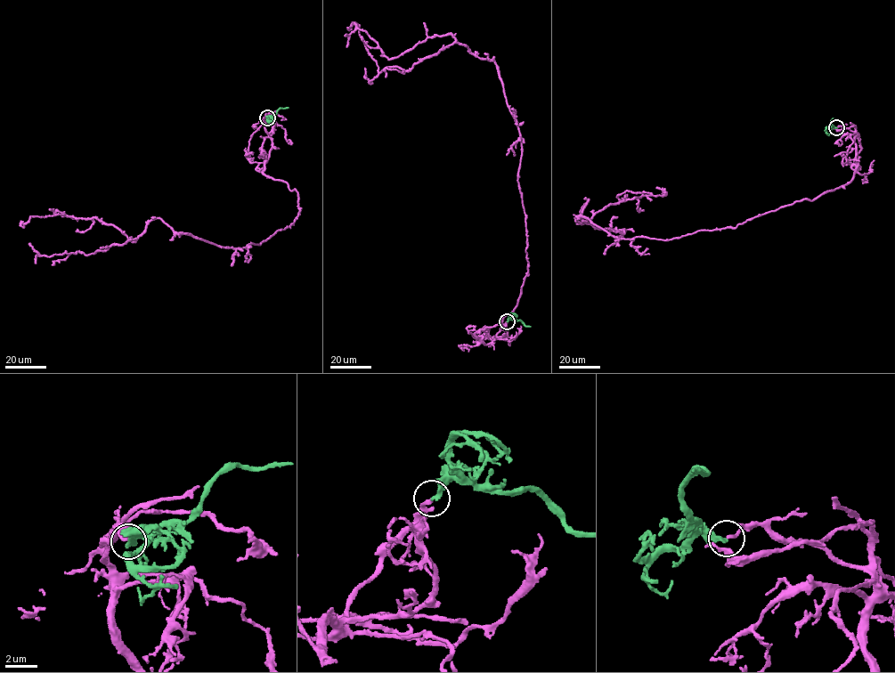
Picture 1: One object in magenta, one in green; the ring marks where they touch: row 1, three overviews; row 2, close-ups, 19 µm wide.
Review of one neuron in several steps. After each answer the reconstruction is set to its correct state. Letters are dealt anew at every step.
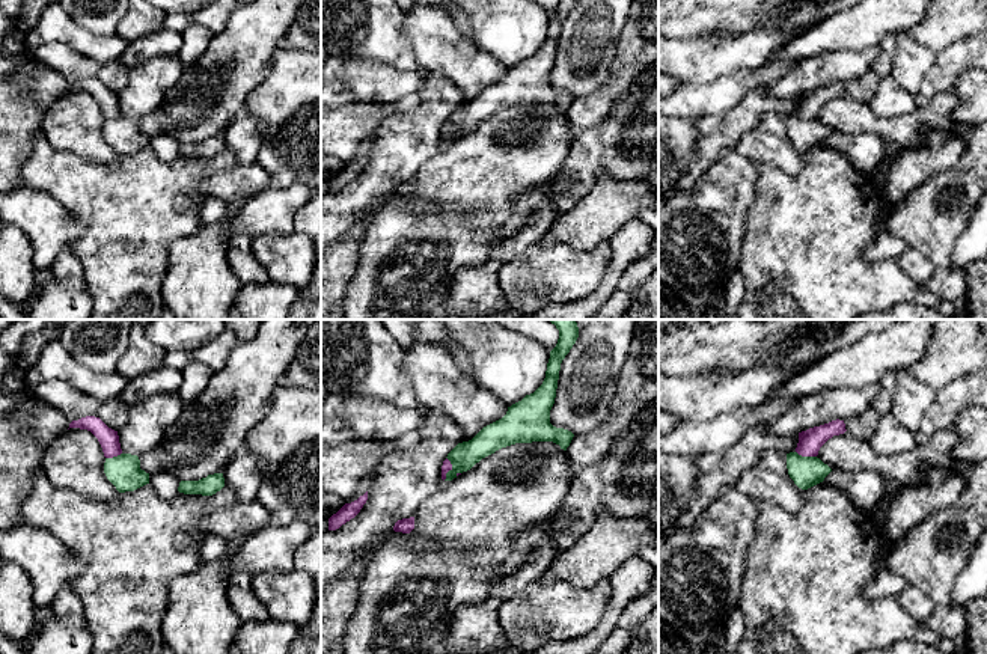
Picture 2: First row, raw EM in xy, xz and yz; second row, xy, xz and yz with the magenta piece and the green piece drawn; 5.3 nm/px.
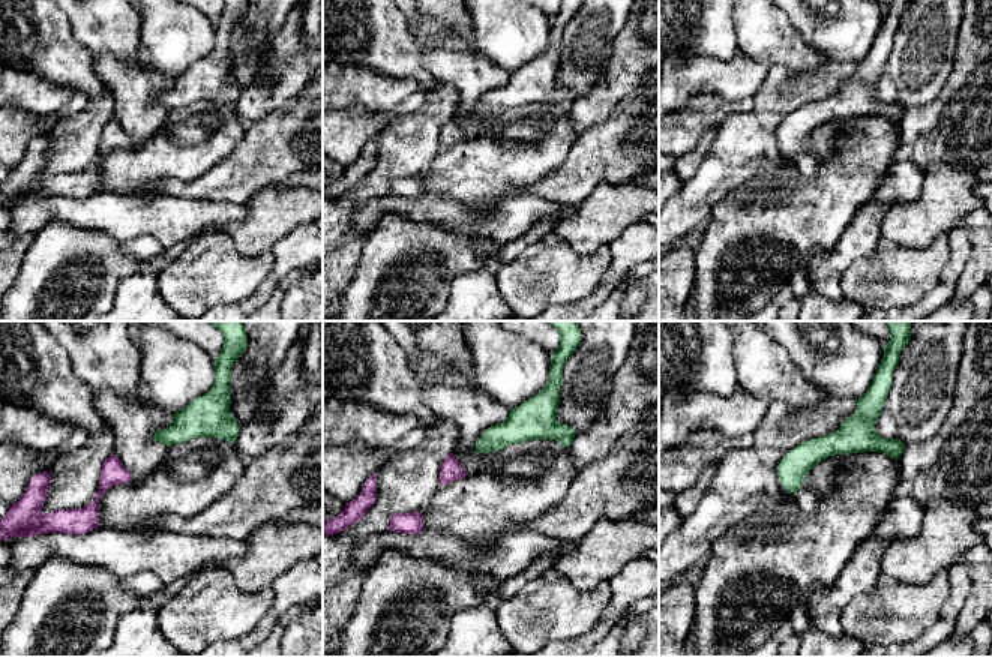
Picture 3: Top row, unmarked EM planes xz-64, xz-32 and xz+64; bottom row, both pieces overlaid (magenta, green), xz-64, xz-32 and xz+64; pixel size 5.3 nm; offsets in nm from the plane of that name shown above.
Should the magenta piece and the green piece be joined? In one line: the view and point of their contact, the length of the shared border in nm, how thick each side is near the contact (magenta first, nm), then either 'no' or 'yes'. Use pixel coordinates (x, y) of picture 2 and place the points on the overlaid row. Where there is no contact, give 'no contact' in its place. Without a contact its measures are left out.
meets magenta in xz at (451, 469); contact 130 nm long; 50 nm thick on the magenta side, 150 nm on the other; no

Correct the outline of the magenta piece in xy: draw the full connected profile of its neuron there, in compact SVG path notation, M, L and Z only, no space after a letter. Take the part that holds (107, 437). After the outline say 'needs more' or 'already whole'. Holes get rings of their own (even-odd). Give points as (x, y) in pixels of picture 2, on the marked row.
M86 416L72 420L69 428L90 431L98 439L105 458L113 458L122 454L118 431L108 428L99 417Z | already whole

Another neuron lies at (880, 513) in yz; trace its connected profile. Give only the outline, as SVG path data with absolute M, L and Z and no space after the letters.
M882 496L882 499L877 502L875 508L871 511L872 517L875 518L875 521L879 523L880 527L885 524L885 521L889 515L892 502L894 502L894 499Z

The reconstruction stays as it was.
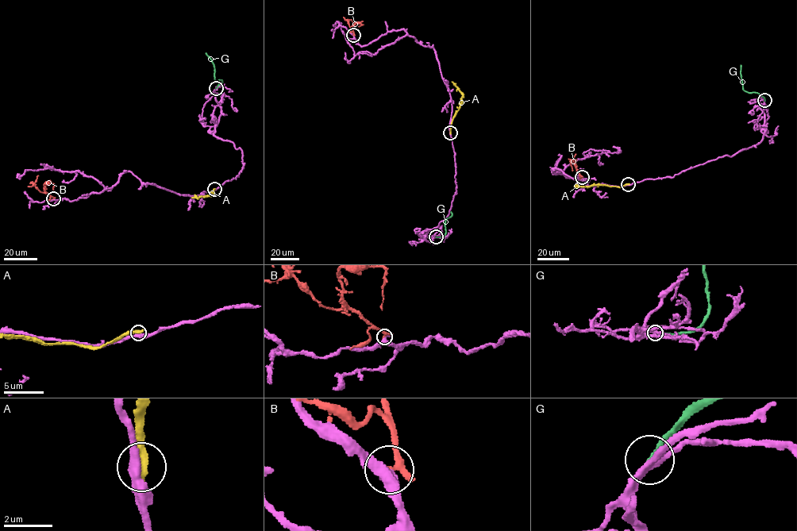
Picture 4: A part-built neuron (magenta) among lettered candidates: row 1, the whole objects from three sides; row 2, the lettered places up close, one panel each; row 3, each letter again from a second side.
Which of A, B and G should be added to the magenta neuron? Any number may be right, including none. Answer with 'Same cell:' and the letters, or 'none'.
Same cell: G

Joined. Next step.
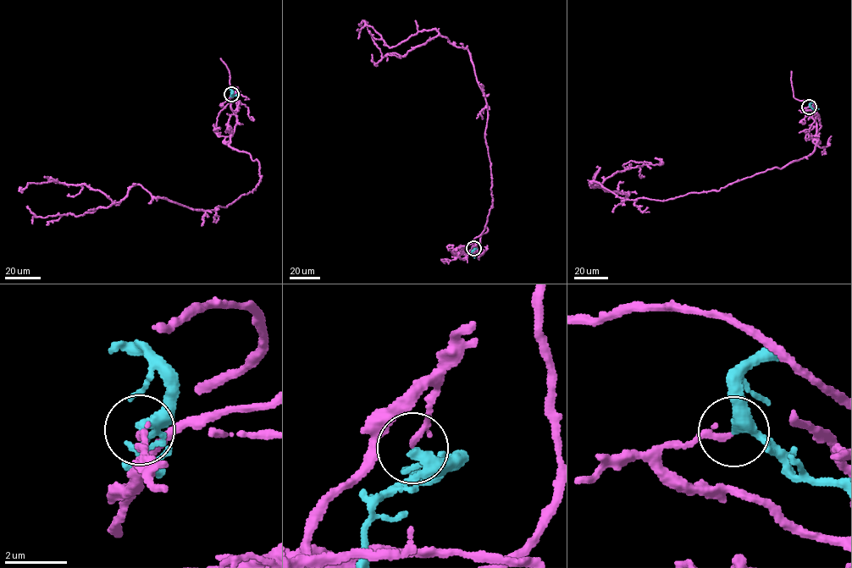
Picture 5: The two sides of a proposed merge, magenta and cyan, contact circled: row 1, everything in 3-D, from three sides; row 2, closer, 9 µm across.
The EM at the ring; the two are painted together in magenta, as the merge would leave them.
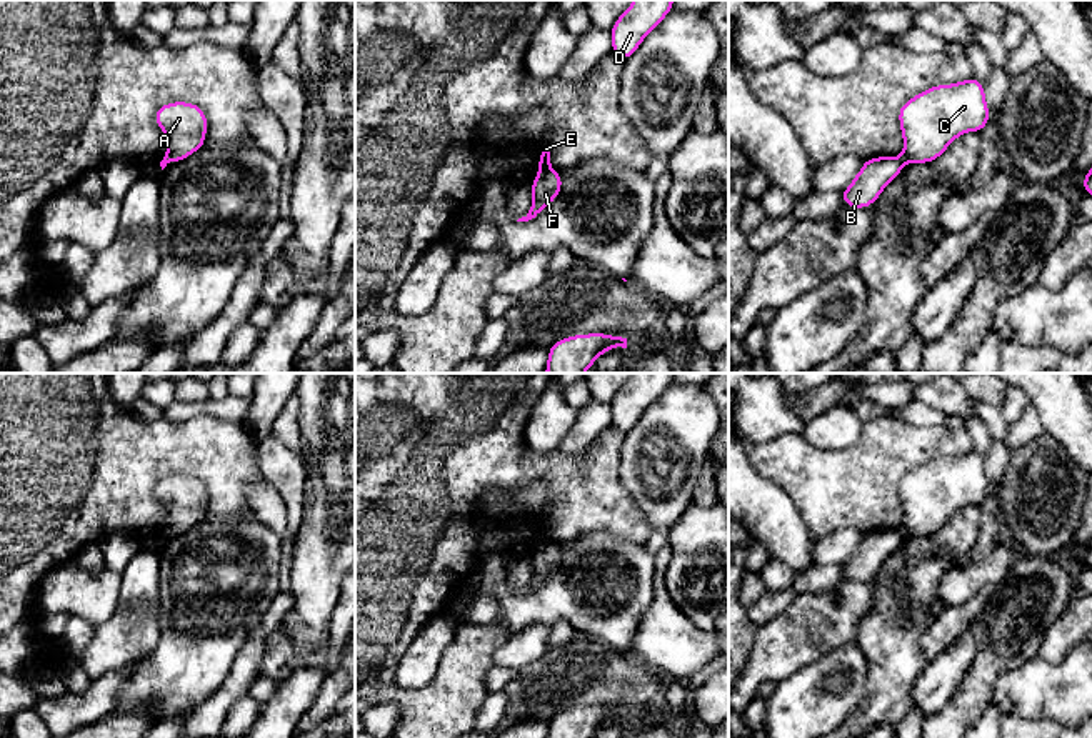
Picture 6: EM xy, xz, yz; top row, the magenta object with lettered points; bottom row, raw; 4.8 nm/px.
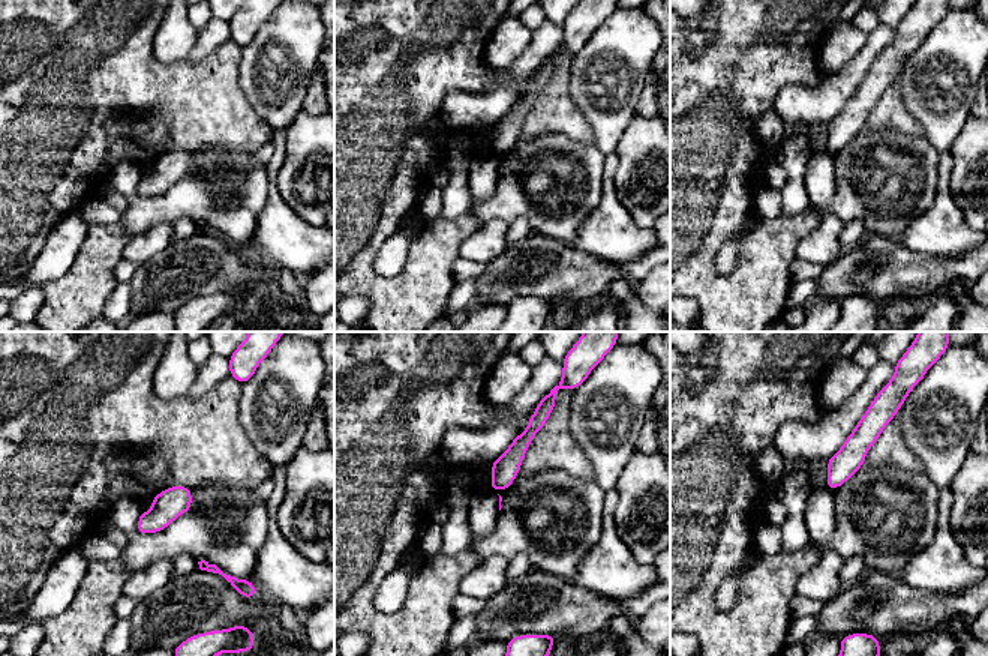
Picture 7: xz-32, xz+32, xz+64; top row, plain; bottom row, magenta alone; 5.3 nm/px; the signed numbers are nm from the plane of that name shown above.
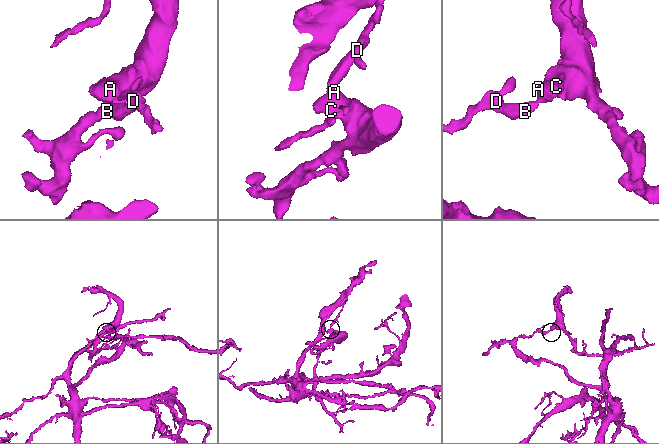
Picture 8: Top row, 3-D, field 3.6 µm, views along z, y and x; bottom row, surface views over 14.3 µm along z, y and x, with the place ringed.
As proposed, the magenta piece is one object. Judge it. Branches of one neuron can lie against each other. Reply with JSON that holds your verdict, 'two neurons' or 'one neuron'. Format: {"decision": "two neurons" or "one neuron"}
{"decision": "two neurons"}

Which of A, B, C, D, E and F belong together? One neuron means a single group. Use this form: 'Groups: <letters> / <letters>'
Groups: A C F / B D E

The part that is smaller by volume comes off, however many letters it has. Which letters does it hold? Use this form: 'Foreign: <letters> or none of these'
Foreign: A, C, F

